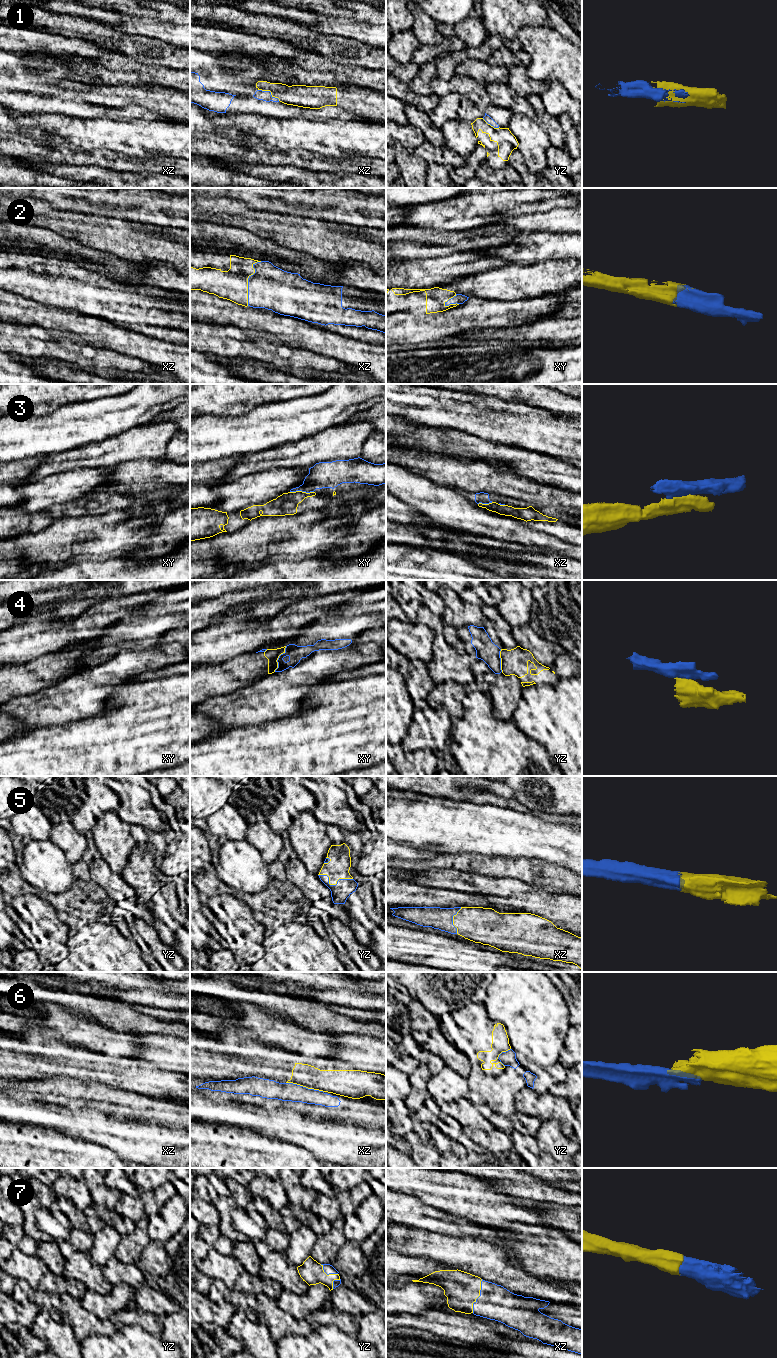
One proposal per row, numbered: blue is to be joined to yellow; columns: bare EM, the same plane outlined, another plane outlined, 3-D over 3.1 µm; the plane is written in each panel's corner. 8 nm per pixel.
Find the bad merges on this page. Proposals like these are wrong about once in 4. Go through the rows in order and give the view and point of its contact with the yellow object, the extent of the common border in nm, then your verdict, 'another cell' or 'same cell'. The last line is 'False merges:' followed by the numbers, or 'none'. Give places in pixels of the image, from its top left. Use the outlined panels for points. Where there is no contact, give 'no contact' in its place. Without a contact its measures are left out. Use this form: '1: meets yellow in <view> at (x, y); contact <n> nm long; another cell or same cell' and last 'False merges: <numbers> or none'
1: meets yellow in xz at (269, 90); contact 200 nm long; another cell
2: meets yellow in xz at (247, 281); contact 380 nm long; same cell
3: meets yellow in xy at (301, 491); contact 190 nm long; another cell
4: meets yellow in xy at (277, 659); contact 220 nm long; another cell
5: meets yellow in yz at (333, 884); contact 280 nm long; same cell
6: meets yellow in xz at (305, 1086); contact 320 nm long; another cell
7: meets yellow in xz at (479, 1295); contact 280 nm long; same cell
False merges: 1, 3, 4, 6

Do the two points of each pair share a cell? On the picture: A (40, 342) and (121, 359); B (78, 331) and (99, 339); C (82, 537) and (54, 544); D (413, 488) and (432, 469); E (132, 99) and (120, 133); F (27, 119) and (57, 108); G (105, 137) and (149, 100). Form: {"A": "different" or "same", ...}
{"A": "same", "B": "same", "C": "same", "D": "different", "E": "different", "F": "different", "G": "different"}

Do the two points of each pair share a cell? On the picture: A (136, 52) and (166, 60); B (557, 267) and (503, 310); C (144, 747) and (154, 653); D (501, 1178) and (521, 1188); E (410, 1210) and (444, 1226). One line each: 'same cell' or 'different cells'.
A: same cell
B: different cells
C: different cells
D: same cell
E: same cell

